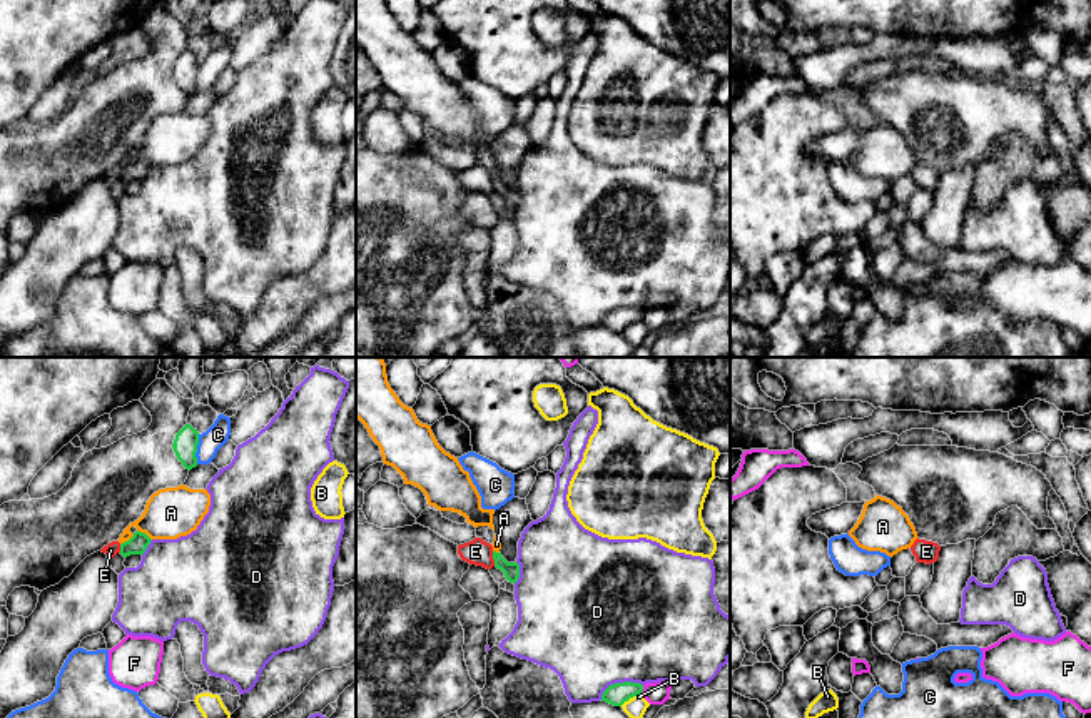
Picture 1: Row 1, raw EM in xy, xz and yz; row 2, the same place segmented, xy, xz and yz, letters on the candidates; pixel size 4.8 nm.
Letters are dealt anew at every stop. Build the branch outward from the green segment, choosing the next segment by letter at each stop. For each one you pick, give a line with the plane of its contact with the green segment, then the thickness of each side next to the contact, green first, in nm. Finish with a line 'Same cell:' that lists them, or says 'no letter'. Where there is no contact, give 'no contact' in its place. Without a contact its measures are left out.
Same cell: no letter

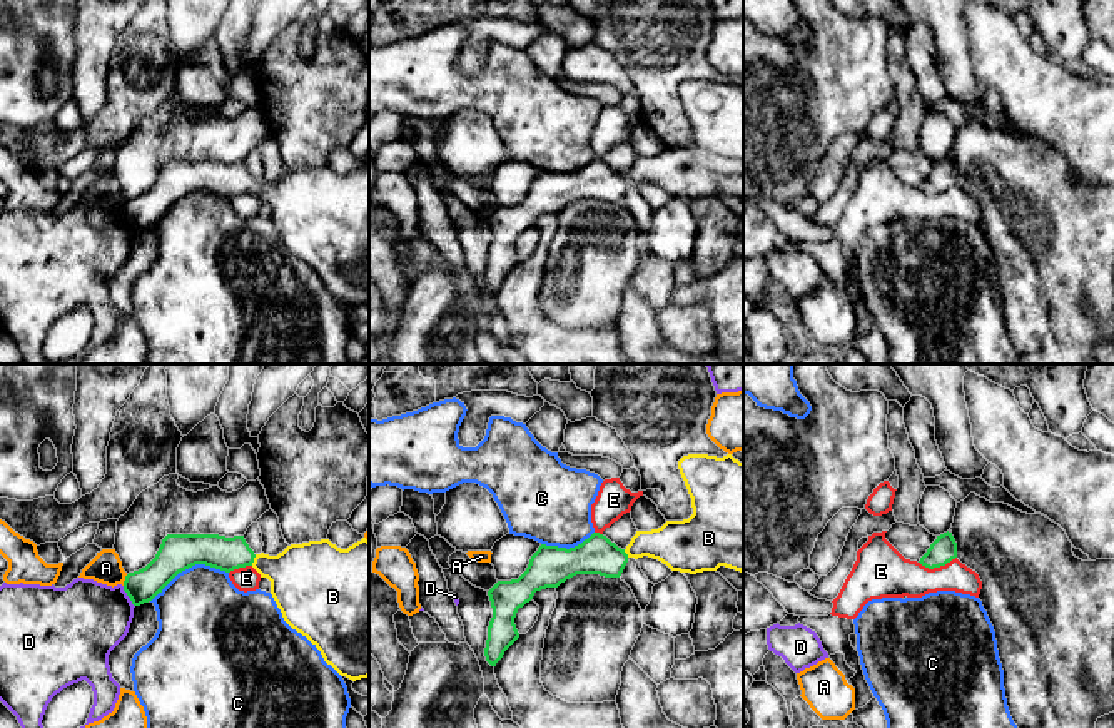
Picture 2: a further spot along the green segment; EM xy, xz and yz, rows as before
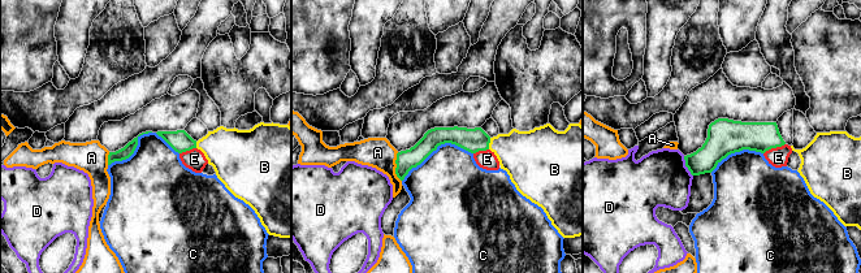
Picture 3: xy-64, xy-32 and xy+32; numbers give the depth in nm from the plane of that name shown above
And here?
B: contact in xy; calibres 160 and 300 nm
Same cell: B

